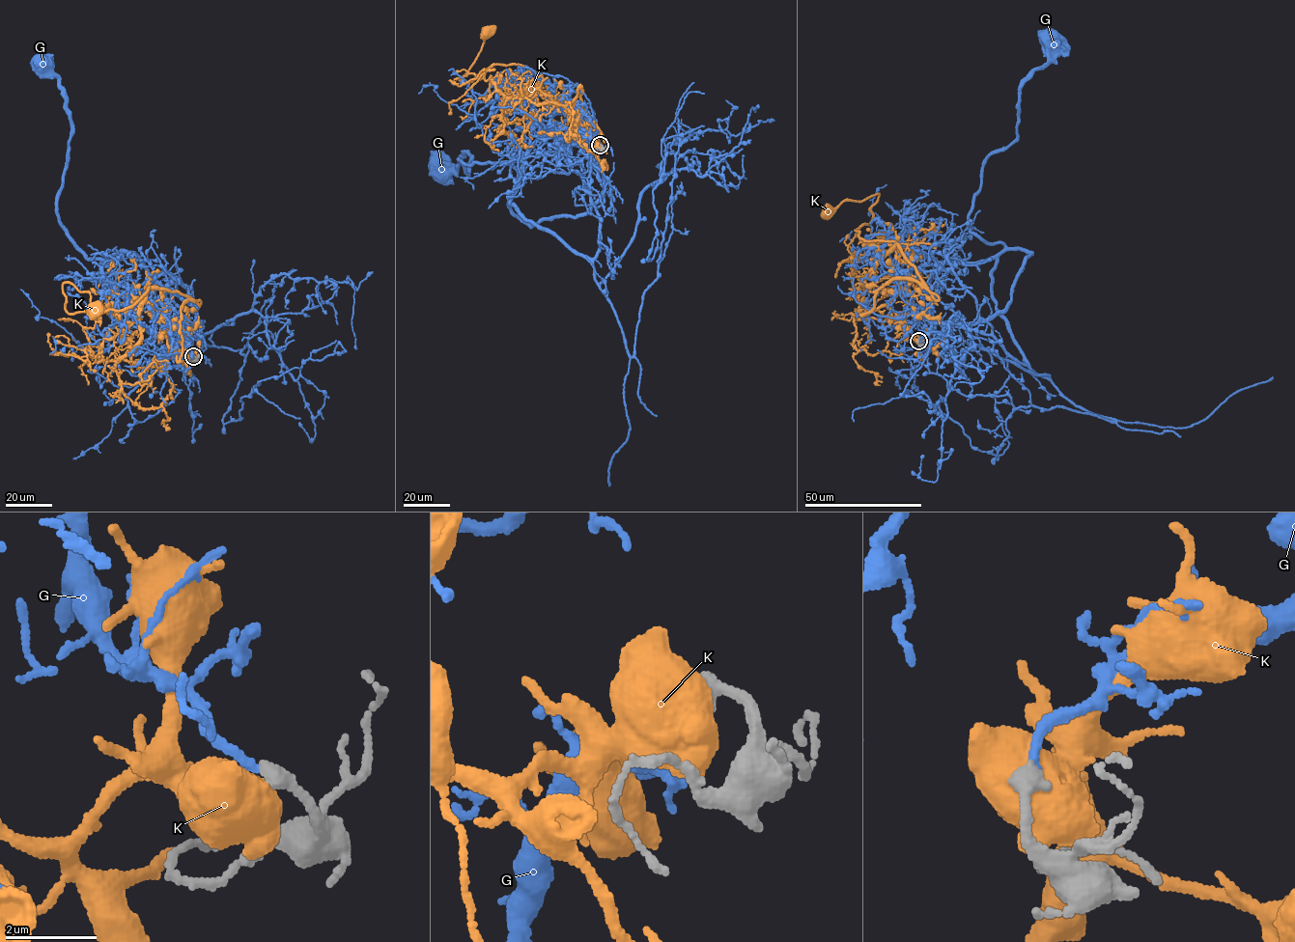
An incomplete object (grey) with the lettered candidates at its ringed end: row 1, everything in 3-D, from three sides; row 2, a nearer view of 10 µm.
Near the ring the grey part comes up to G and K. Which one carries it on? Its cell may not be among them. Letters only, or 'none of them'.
G

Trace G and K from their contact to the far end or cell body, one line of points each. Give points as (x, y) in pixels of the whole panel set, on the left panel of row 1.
G: (193, 356), (192, 305), (134, 255), (103, 266), (112, 262), (87, 259), (60, 221), (70, 112), (39, 63)
K: (194, 356), (168, 346), (178, 362), (190, 298), (149, 287), (117, 310), (69, 314), (63, 284), (92, 311)

